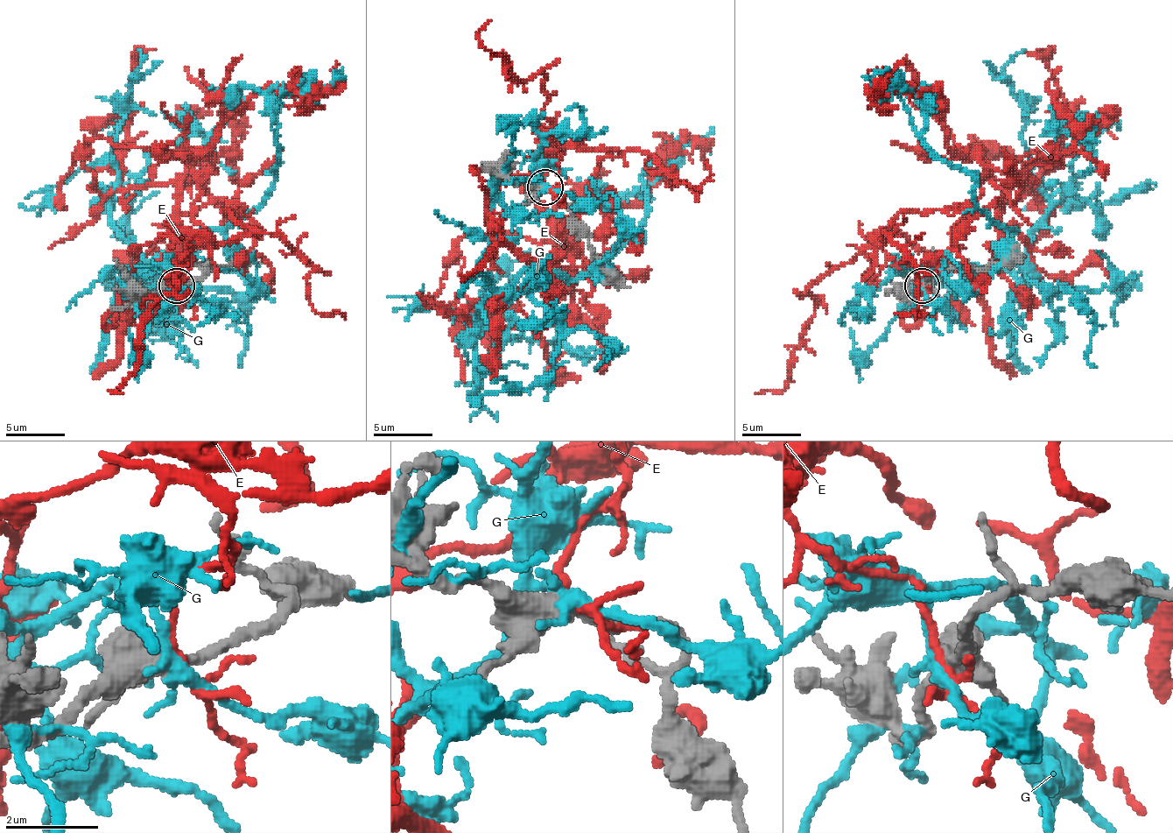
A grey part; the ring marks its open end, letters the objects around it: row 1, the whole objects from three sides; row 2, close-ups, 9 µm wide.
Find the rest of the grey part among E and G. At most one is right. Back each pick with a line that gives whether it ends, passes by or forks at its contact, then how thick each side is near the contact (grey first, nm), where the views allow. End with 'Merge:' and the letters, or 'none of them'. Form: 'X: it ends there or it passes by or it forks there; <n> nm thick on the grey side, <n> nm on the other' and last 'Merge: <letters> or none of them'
E: it forks there; 440 nm thick on the grey side, 140 nm on the other
Merge: E

